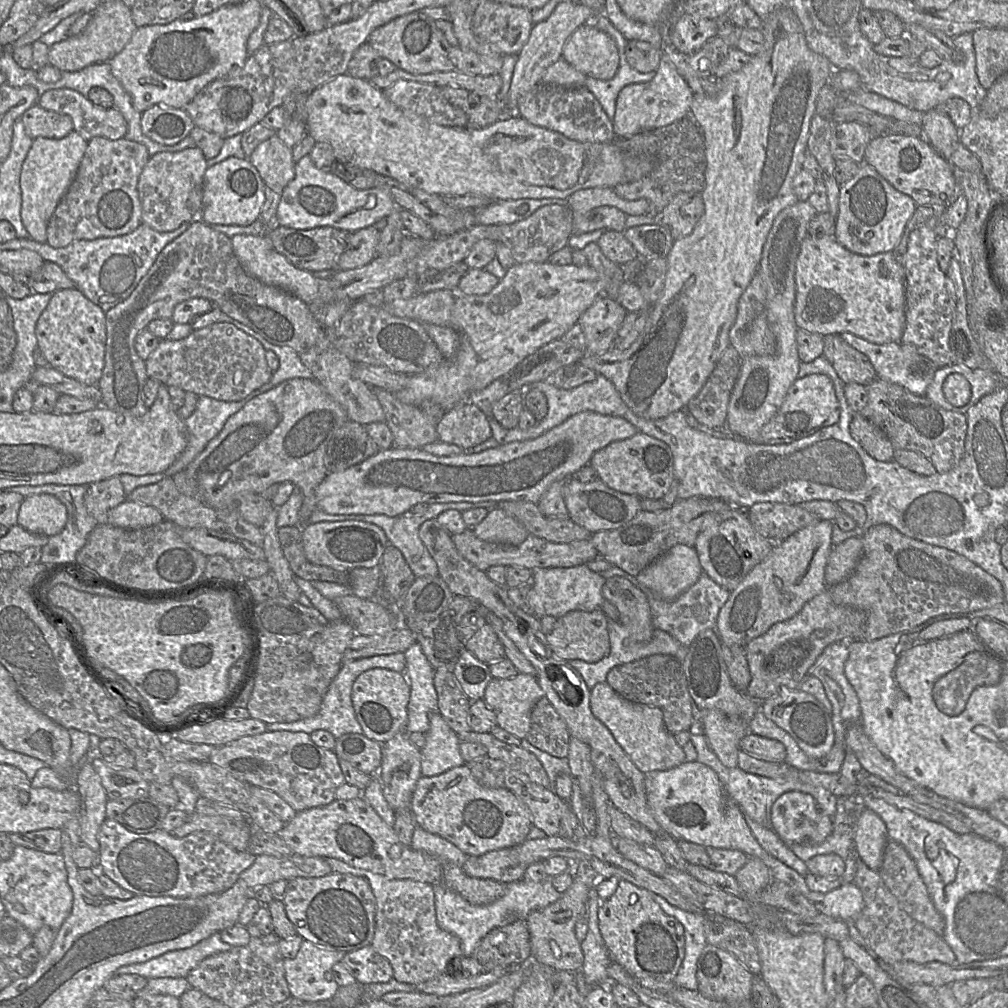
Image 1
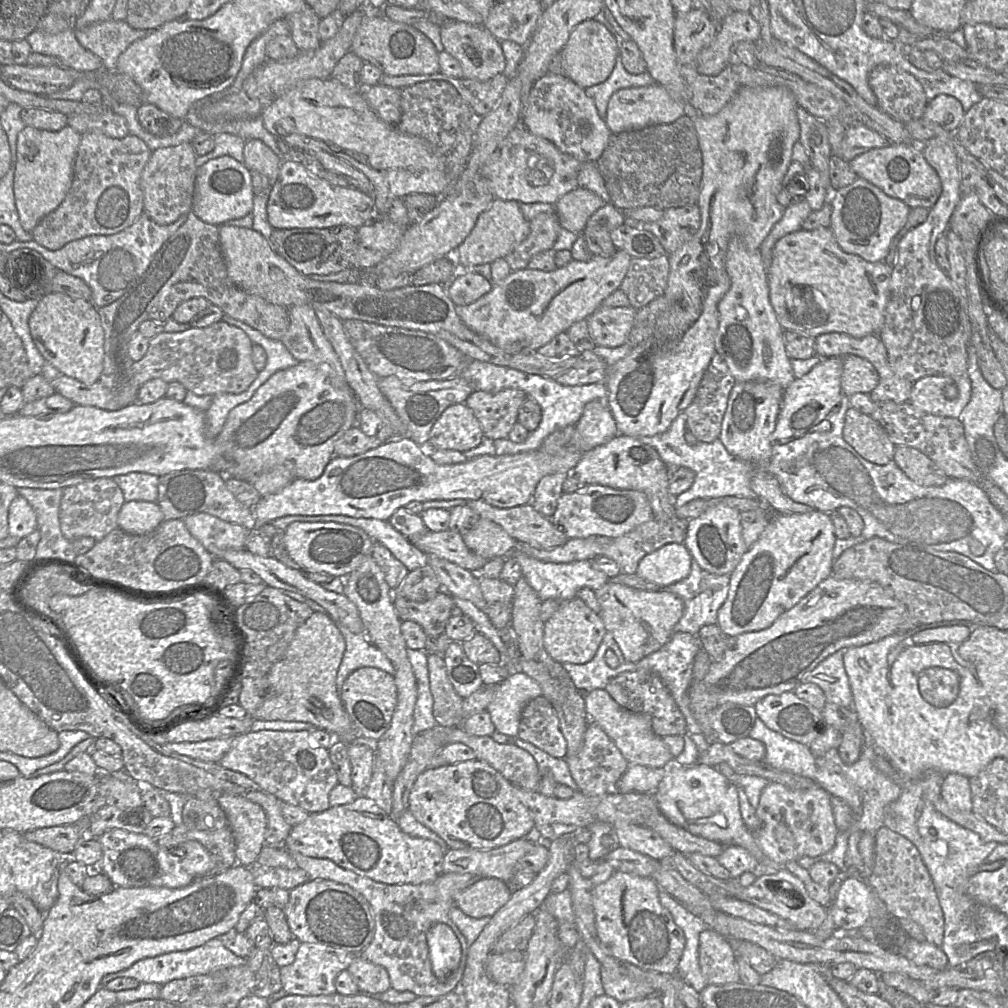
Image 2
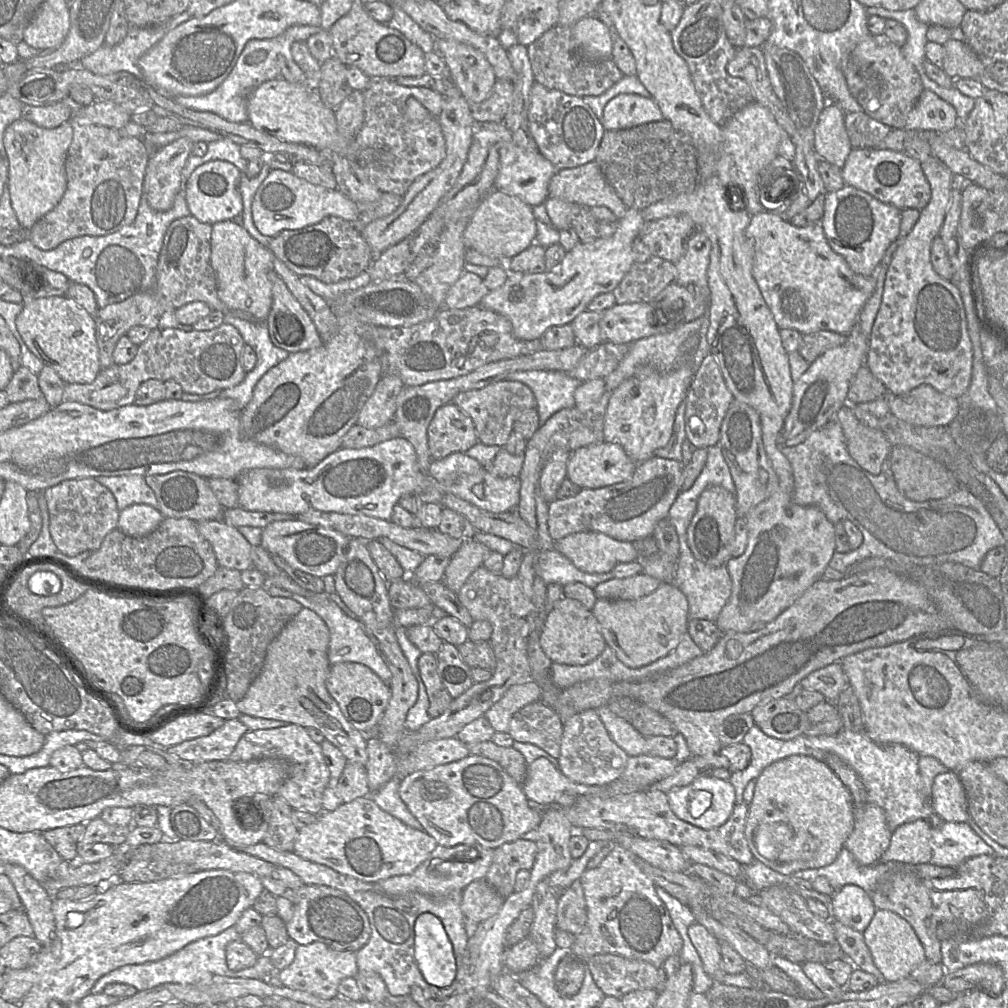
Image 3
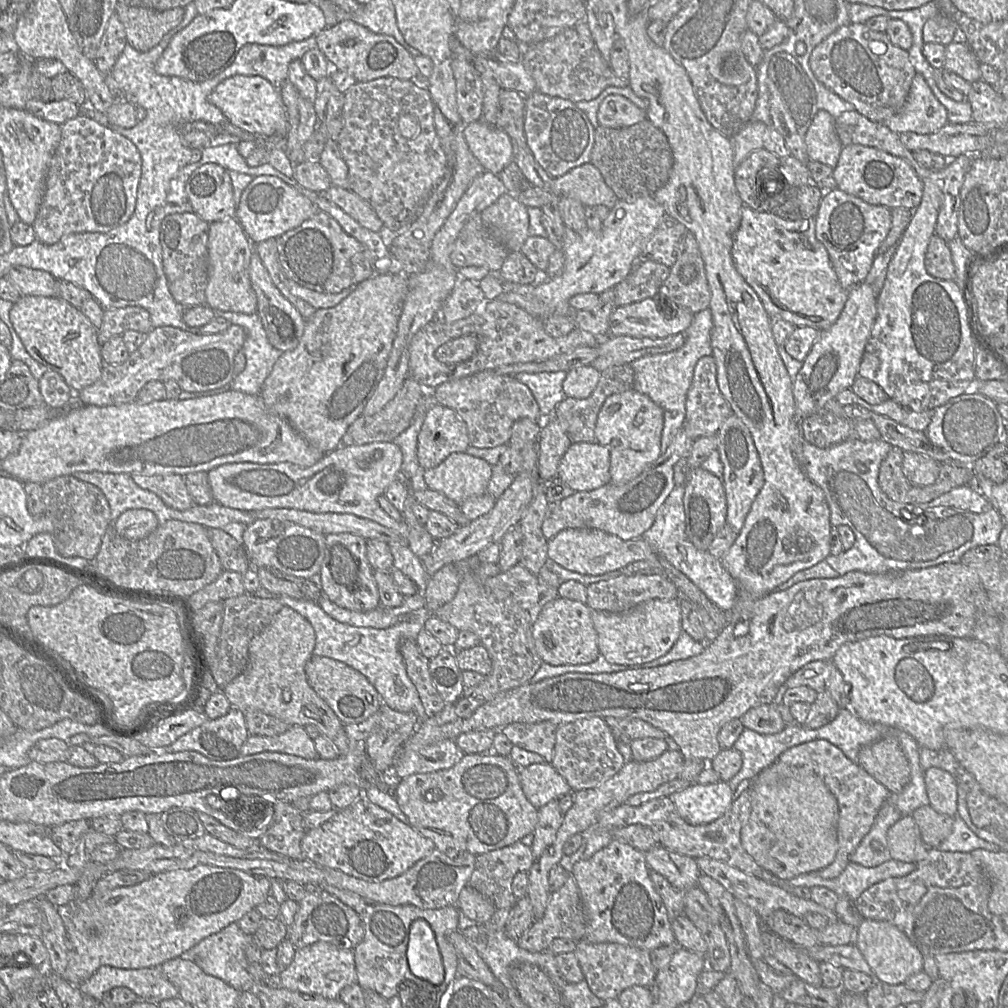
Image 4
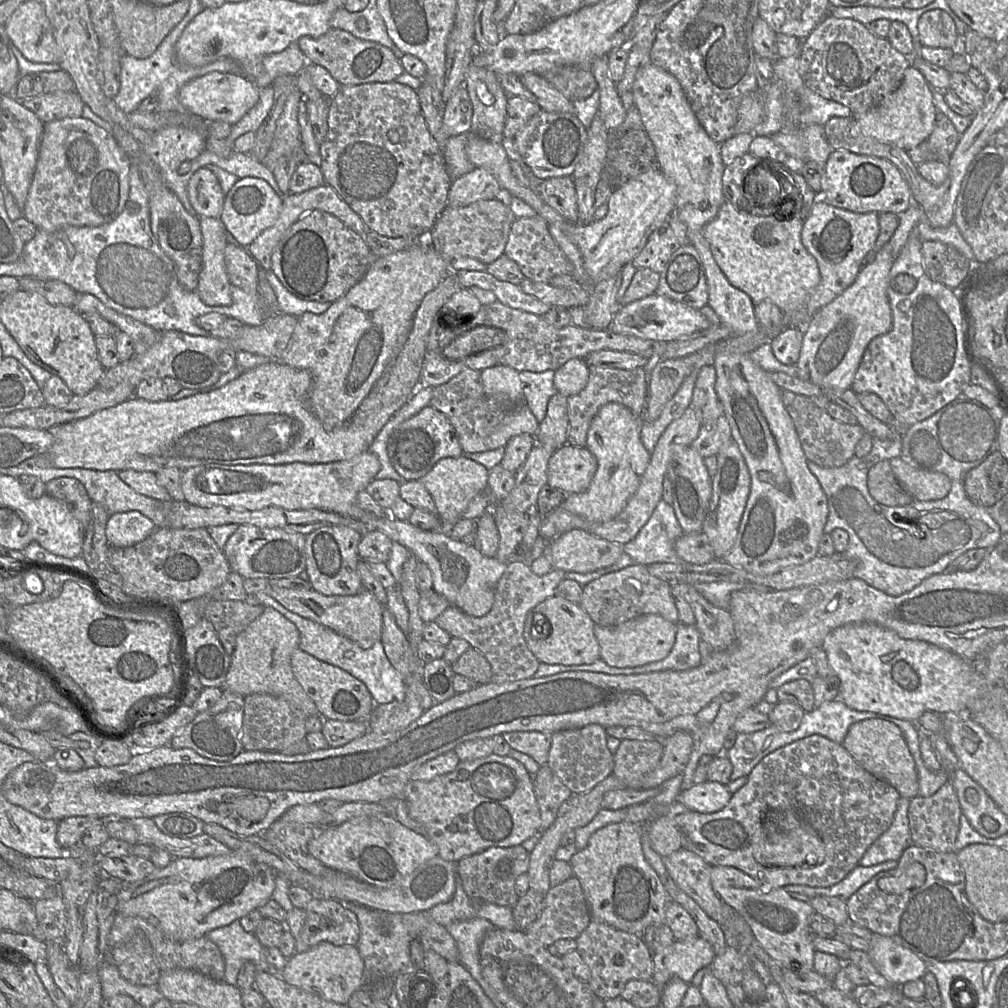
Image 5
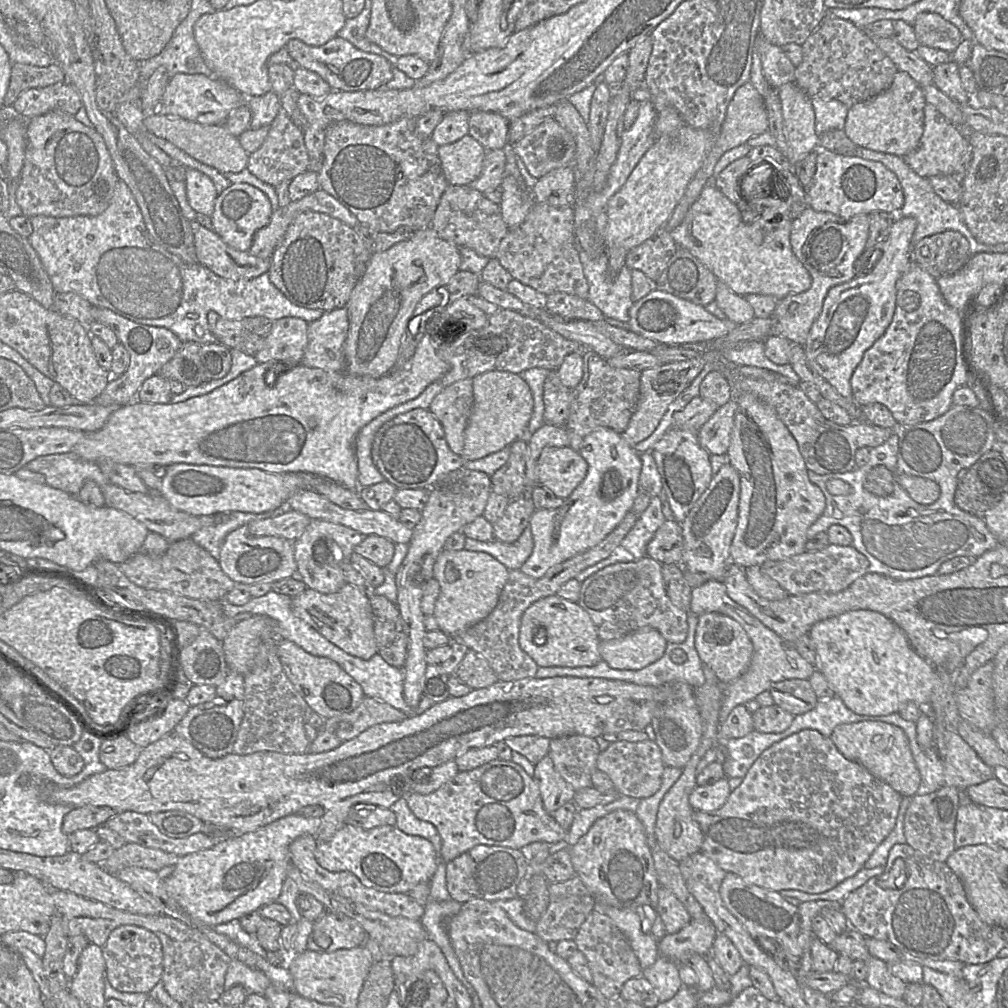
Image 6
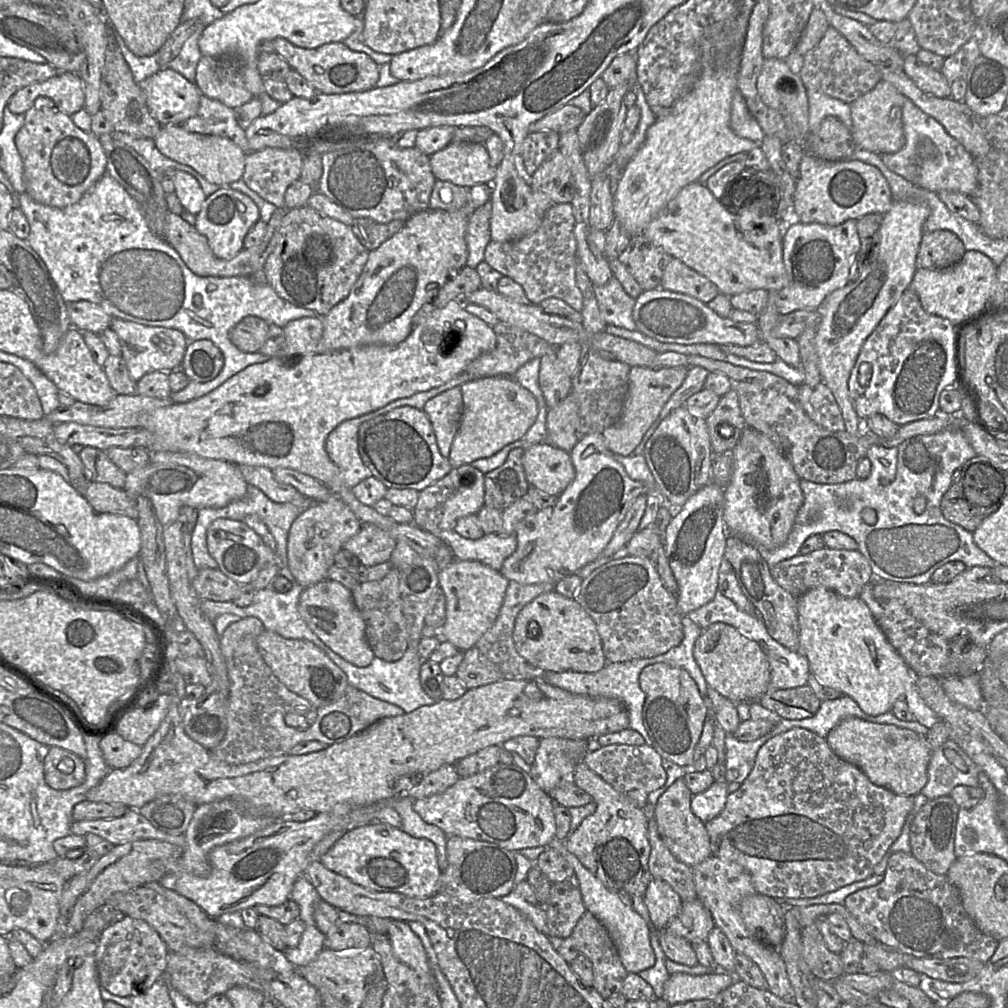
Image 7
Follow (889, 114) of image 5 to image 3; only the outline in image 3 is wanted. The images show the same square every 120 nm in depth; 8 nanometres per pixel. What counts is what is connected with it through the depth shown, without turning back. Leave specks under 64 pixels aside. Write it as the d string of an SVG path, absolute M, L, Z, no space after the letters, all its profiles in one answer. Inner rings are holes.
M924 89L914 107L907 116L903 129L916 131L947 131L960 125L955 108L937 96L934 92Z

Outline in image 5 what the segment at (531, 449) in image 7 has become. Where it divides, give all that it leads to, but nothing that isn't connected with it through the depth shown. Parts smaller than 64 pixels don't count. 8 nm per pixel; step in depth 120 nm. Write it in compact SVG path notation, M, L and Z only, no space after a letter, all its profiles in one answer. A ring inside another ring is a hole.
M566 443L555 450L547 466L547 484L566 495L589 487L597 470L596 457L586 448Z

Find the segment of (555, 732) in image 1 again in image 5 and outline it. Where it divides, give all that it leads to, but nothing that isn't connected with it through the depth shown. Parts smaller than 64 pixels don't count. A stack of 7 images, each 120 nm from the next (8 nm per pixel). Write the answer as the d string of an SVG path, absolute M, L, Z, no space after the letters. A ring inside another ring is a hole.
M514 731L502 734L502 736L512 749L530 756L540 766L547 764L552 733Z

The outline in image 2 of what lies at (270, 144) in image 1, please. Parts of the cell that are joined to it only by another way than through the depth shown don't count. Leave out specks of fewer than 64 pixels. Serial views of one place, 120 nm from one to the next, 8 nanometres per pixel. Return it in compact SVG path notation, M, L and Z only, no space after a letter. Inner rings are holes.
M246 140L244 145L244 164L250 171L263 174L271 186L279 176L282 159L260 140Z

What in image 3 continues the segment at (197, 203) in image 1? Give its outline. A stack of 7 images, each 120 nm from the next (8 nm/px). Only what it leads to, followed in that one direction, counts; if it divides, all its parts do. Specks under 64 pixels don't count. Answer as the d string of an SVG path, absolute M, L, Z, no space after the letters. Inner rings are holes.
M180 138L153 152L150 156L143 182L143 194L155 211L169 210L182 182L182 170L192 154L194 142Z

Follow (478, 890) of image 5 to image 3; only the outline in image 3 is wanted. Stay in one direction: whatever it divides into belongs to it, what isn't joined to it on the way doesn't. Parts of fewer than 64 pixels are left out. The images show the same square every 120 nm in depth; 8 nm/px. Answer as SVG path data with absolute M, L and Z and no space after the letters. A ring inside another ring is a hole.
M520 838L493 851L492 863L484 880L503 898L515 892L516 875L520 870L531 870L537 854L535 842Z

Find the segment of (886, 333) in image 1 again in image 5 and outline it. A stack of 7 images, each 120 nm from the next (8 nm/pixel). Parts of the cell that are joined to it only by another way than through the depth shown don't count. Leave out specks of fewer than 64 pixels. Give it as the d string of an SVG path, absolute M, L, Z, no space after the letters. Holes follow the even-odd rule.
M725 200L716 217L705 225L703 235L710 245L714 260L732 286L749 295L754 304L770 300L785 313L800 308L808 294L820 282L817 261L801 241L805 220L798 217L793 209L788 213L778 210L773 215L756 216Z

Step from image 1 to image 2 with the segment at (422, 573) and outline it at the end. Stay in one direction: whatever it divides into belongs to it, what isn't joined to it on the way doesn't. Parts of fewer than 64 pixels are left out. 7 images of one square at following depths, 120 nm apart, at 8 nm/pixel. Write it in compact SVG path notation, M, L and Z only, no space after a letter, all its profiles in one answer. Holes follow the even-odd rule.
M288 515L293 517L293 521L289 524L294 522L331 522L331 521L338 521L338 522L345 522L350 523L355 526L361 527L375 542L378 542L388 548L391 553L400 561L402 562L409 571L415 570L417 568L426 566L428 564L428 557L427 555L418 549L415 545L411 543L411 541L397 531L389 521L379 520L375 518L354 518L349 517L346 515L331 515L331 516L307 516L307 515Z

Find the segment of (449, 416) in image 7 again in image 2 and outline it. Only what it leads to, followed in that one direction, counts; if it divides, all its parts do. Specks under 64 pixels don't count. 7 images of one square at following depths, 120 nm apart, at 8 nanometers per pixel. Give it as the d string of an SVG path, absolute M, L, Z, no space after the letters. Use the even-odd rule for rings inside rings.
M519 389L473 391L465 404L479 421L484 436L496 440L508 437L526 396L527 394Z

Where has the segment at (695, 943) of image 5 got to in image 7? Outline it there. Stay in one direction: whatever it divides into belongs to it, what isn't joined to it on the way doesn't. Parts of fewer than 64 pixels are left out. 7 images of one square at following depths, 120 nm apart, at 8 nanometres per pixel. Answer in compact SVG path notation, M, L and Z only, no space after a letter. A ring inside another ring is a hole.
M696 898L683 902L679 913L669 922L666 931L689 941L706 941L715 927L710 911Z

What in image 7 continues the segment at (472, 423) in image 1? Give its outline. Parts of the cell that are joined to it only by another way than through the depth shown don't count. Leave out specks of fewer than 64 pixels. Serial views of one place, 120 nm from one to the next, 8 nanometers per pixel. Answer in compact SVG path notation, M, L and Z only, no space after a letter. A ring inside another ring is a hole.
M409 406L395 408L362 423L358 430L358 451L371 476L388 489L413 489L420 492L453 469L448 458L439 451L426 413Z

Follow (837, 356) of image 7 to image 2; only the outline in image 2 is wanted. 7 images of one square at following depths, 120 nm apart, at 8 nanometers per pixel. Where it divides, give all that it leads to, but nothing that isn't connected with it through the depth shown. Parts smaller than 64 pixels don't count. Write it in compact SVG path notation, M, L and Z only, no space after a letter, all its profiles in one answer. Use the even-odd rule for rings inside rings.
M842 357L823 358L807 374L794 379L784 390L782 407L775 429L770 435L771 449L775 441L802 438L825 419L836 414L843 396L841 389Z

